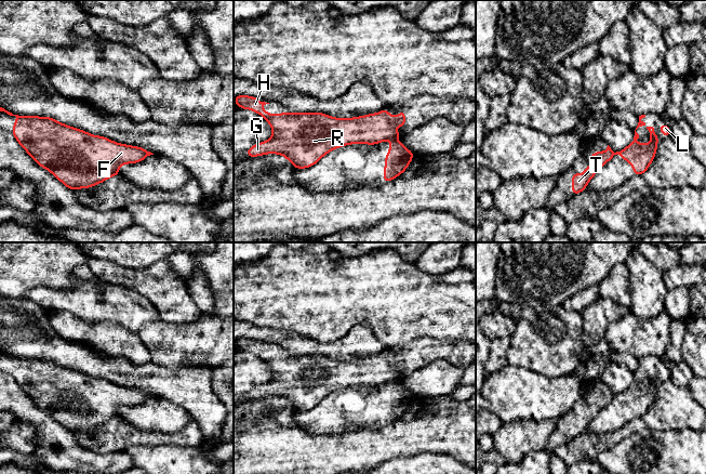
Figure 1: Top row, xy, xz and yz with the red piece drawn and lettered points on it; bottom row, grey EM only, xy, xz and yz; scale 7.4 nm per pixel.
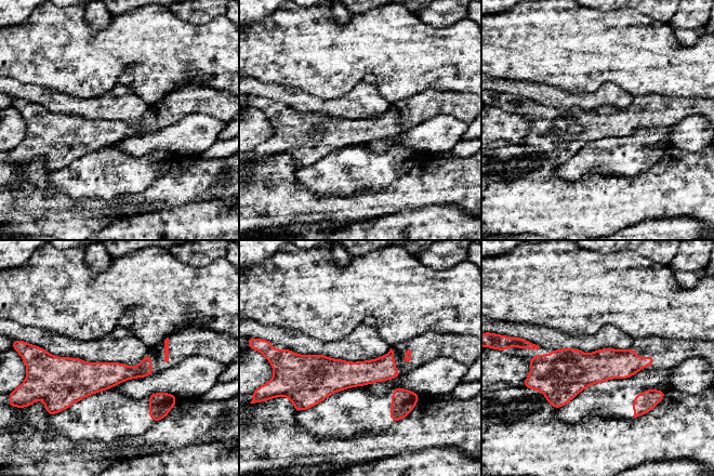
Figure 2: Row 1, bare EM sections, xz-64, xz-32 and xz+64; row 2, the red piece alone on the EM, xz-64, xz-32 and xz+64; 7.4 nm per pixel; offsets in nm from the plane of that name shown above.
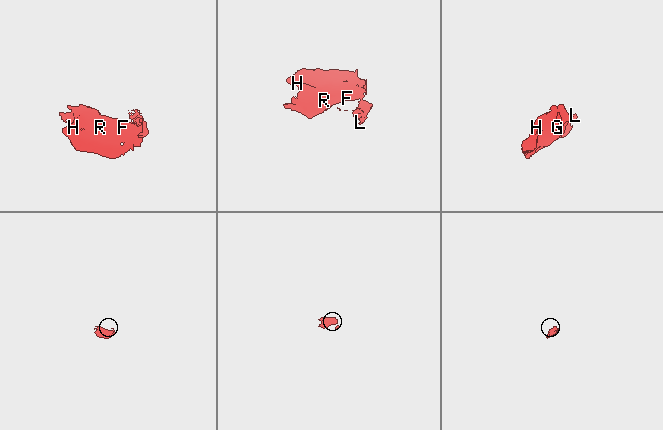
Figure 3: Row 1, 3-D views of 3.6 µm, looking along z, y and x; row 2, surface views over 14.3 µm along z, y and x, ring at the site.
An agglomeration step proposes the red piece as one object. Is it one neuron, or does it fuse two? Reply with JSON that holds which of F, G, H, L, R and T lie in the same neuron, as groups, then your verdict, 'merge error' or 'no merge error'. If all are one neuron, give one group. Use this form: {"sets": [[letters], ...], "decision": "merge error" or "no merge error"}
{"sets": [["F", "G", "H", "R", "T"], ["L"]], "decision": "merge error"}

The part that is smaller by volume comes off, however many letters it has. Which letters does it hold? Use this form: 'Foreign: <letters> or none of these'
Foreign: L

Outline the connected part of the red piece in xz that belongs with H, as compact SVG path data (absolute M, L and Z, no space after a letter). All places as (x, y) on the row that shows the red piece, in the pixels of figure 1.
M237 95L234 101L237 107L250 109L261 115L271 127L272 136L263 142L253 145L245 150L249 158L257 157L266 154L278 154L284 156L296 169L305 169L316 164L324 155L335 148L349 144L369 144L375 145L383 141L396 139L401 135L399 131L394 131L394 127L405 126L405 110L394 118L387 109L383 109L377 114L369 114L361 117L341 119L330 117L322 113L282 113L270 115L261 108L265 103L257 97L248 95Z

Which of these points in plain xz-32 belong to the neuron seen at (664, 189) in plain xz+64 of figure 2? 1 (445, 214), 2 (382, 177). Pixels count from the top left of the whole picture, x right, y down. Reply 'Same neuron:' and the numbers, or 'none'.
Same neuron: none

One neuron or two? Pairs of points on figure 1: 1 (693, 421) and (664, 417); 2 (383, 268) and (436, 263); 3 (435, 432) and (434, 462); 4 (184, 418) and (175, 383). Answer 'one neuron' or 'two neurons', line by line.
1: one neuron
2: two neurons
3: two neurons
4: two neurons

